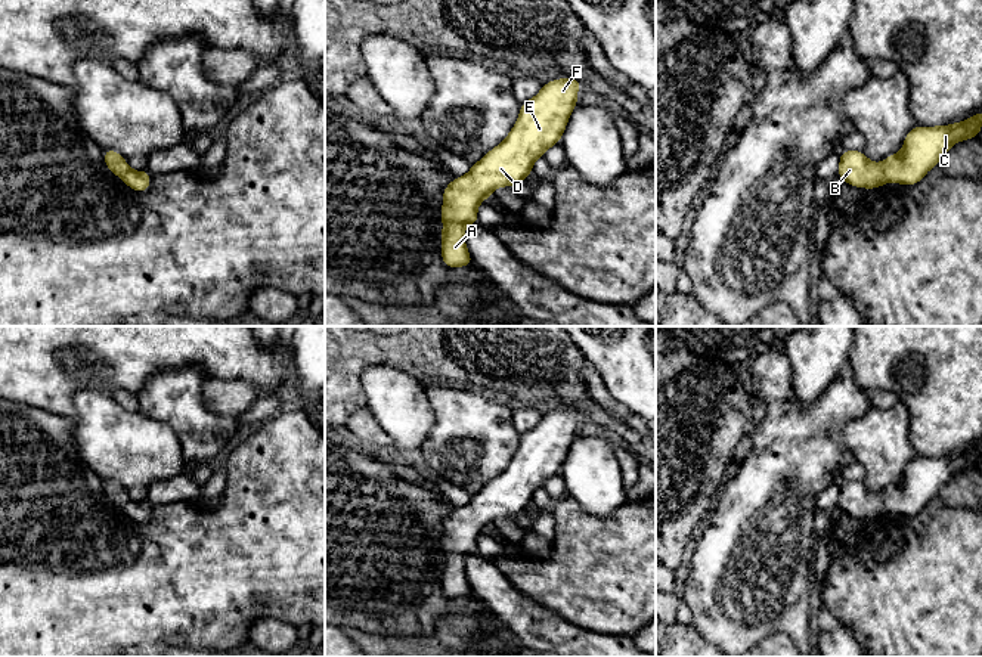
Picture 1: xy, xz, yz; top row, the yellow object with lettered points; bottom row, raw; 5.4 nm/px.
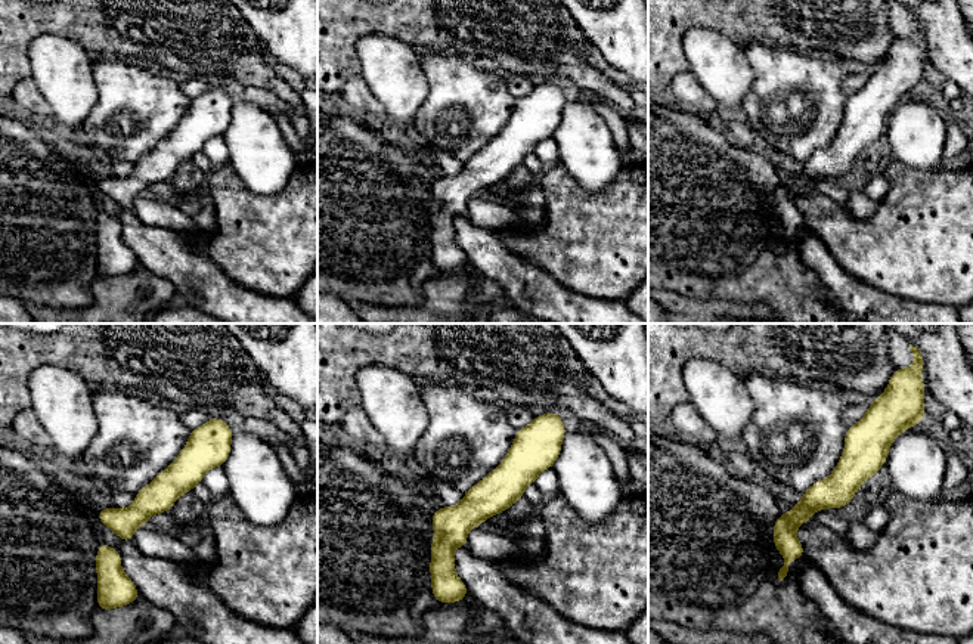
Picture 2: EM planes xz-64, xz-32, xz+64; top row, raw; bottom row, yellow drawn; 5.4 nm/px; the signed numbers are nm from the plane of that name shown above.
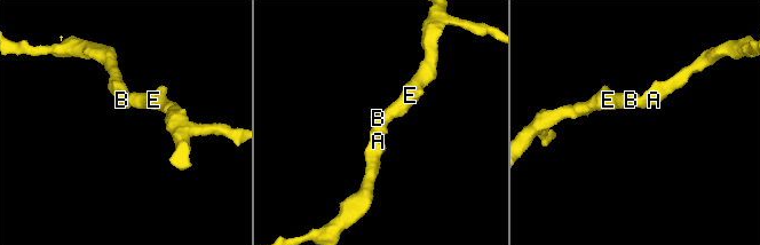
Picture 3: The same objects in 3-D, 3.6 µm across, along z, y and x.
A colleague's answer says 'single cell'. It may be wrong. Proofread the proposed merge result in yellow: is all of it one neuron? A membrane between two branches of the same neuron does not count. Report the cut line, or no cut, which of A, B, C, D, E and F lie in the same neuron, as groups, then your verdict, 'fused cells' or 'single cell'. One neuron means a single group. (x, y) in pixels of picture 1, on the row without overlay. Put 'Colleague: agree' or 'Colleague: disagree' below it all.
no cut; A B C D E F; single cell
Colleague: agree

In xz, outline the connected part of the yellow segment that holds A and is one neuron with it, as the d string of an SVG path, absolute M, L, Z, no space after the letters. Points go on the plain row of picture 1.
M557 409L521 434L518 450L505 471L471 501L443 520L442 591L447 598L471 596L465 555L478 555L477 539L496 518L514 517L532 506L533 493L558 475L577 436L577 409Z

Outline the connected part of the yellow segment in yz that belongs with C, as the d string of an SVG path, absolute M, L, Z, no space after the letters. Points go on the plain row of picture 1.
M982 441L963 453L916 456L907 464L902 480L896 486L887 486L882 495L870 492L862 481L842 481L837 506L851 517L864 520L880 518L889 511L917 515L954 474L978 468L981 458Z

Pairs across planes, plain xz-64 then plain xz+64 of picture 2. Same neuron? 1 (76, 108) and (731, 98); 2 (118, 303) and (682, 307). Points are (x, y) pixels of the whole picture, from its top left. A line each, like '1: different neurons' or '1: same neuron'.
1: same neuron
2: same neuron

